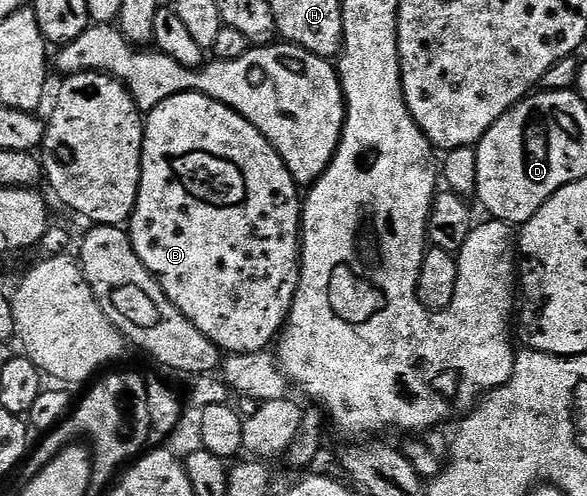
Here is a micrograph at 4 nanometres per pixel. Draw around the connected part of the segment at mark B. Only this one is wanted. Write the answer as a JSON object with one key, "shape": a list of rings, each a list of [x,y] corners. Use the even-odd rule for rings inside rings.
{"shape":[[[197,91],[178,93],[162,101],[144,119],[144,144],[142,145],[142,173],[140,188],[136,198],[136,208],[132,211],[130,234],[134,253],[146,265],[146,269],[162,285],[162,293],[174,301],[184,318],[190,320],[221,352],[250,354],[267,351],[277,342],[278,336],[288,321],[288,314],[300,283],[300,249],[302,246],[302,195],[296,192],[298,185],[286,169],[282,157],[270,145],[270,141],[257,127],[250,125],[234,109],[222,105]]]}

